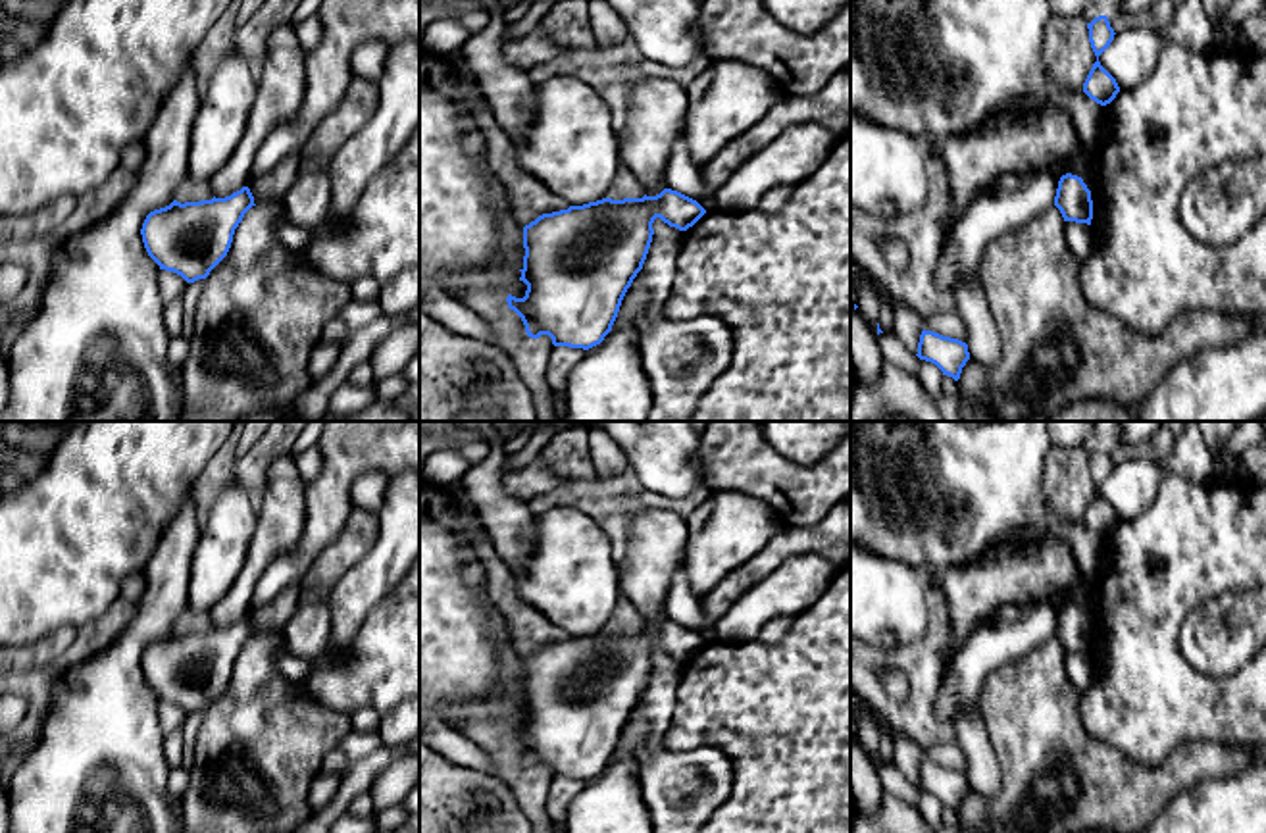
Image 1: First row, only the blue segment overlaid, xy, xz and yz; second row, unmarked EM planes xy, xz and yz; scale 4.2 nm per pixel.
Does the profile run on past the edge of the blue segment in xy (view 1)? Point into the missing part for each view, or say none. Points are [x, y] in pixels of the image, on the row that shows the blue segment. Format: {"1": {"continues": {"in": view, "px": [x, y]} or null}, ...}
{"1": {"continues": null}}

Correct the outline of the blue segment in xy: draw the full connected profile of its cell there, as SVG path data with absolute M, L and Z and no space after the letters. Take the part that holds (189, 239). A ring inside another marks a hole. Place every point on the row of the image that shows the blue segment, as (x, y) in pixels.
M248 187L225 198L177 202L146 215L140 235L148 256L160 269L187 283L206 279L227 256L235 229L256 206Z

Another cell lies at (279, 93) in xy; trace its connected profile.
M292 23L275 27L267 38L266 63L256 81L256 102L244 137L231 160L210 179L215 198L231 196L252 179L256 152L279 125L294 121L306 94L306 58Z

